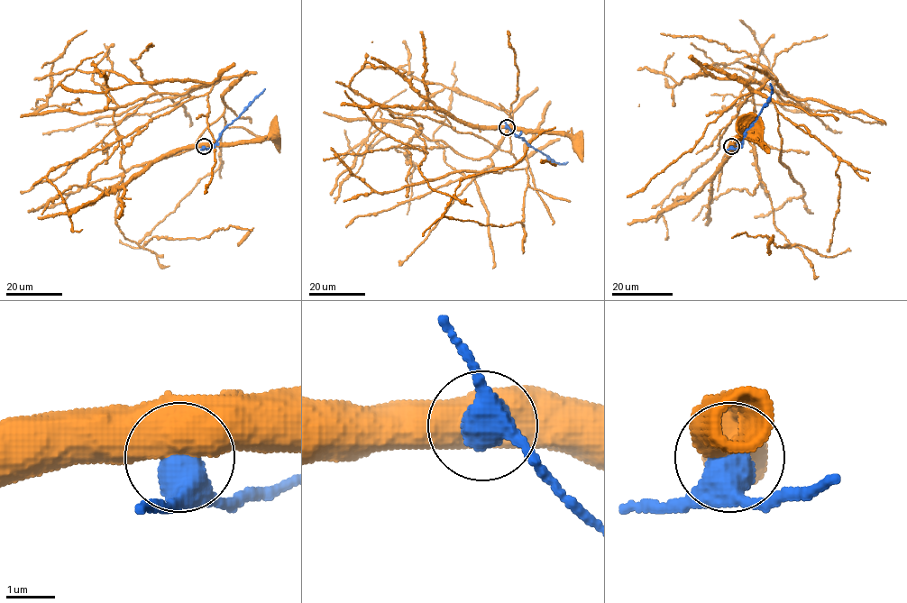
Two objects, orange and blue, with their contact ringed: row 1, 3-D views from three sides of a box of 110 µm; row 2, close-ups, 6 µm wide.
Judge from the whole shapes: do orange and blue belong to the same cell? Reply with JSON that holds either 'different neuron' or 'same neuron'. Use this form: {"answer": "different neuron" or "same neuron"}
{"answer": "same neuron"}

